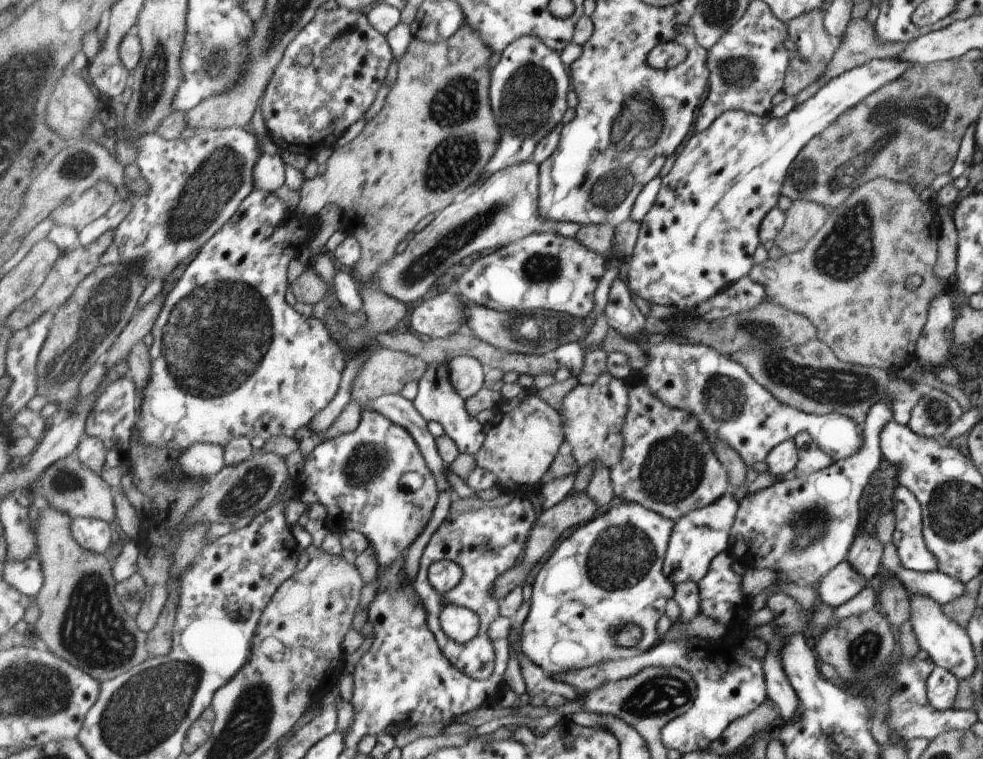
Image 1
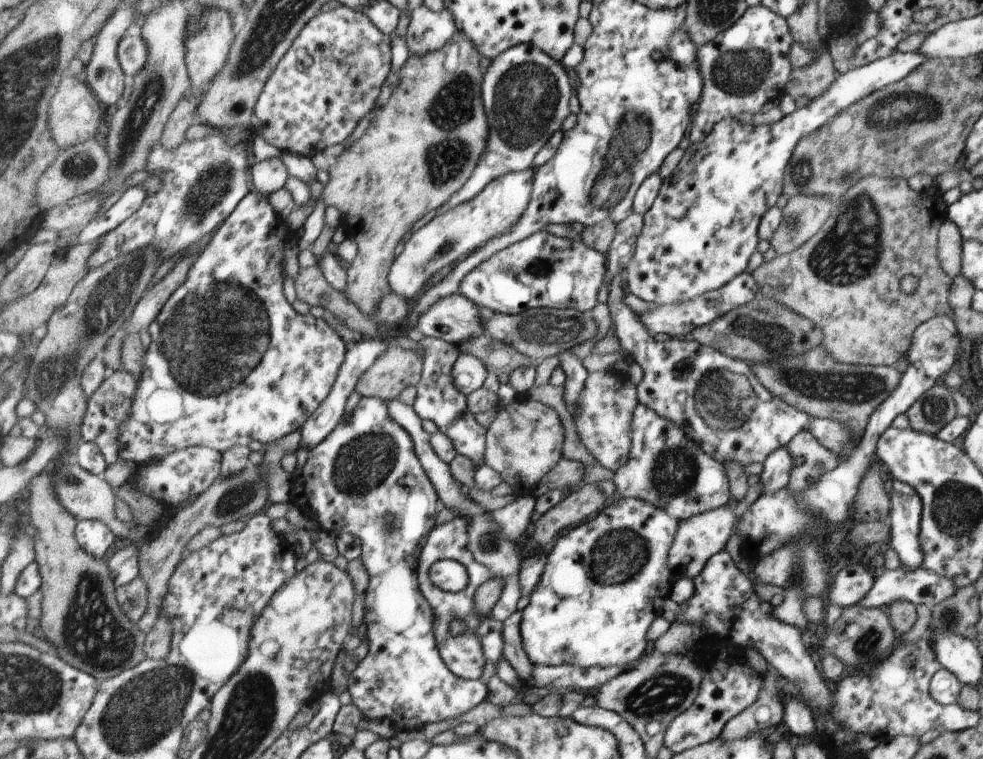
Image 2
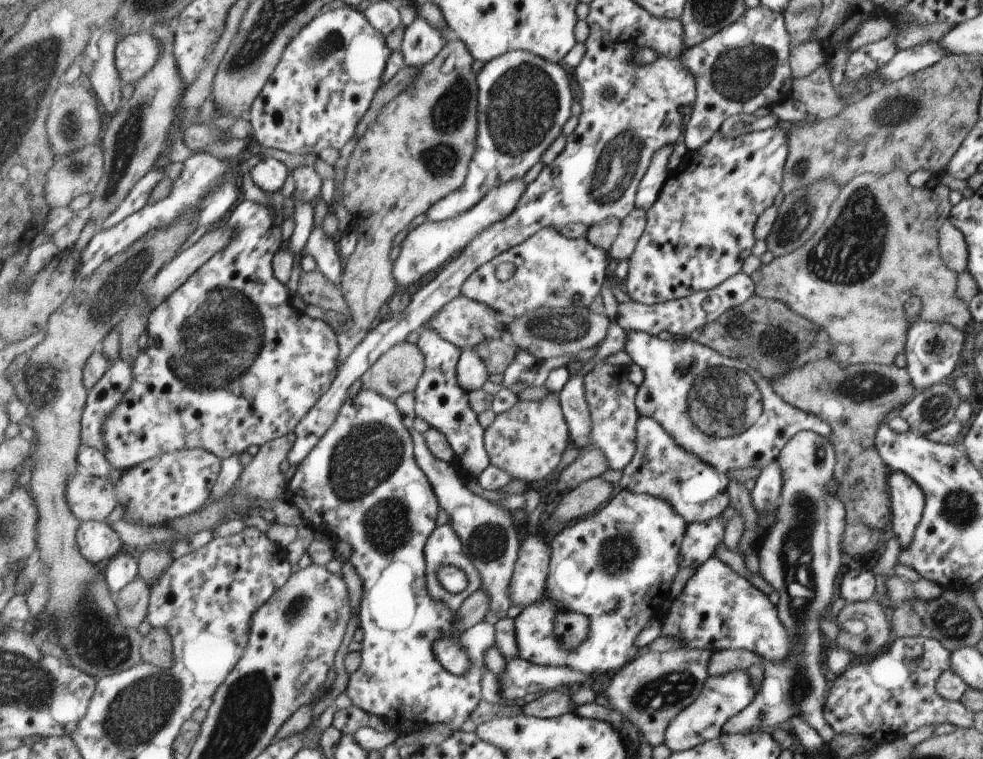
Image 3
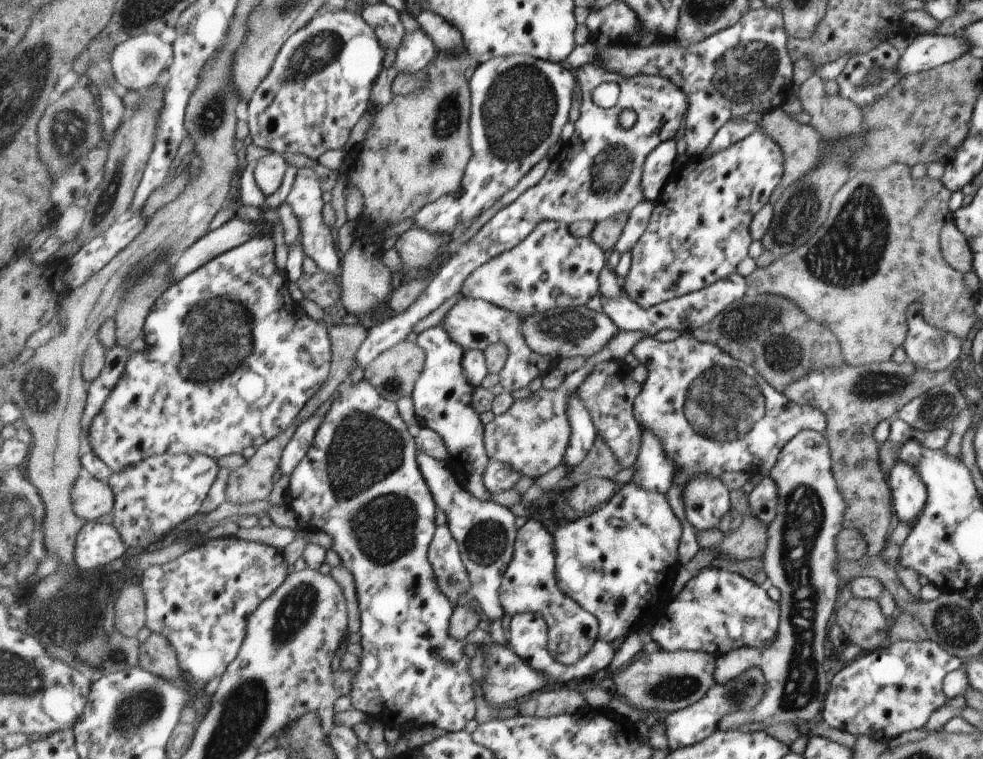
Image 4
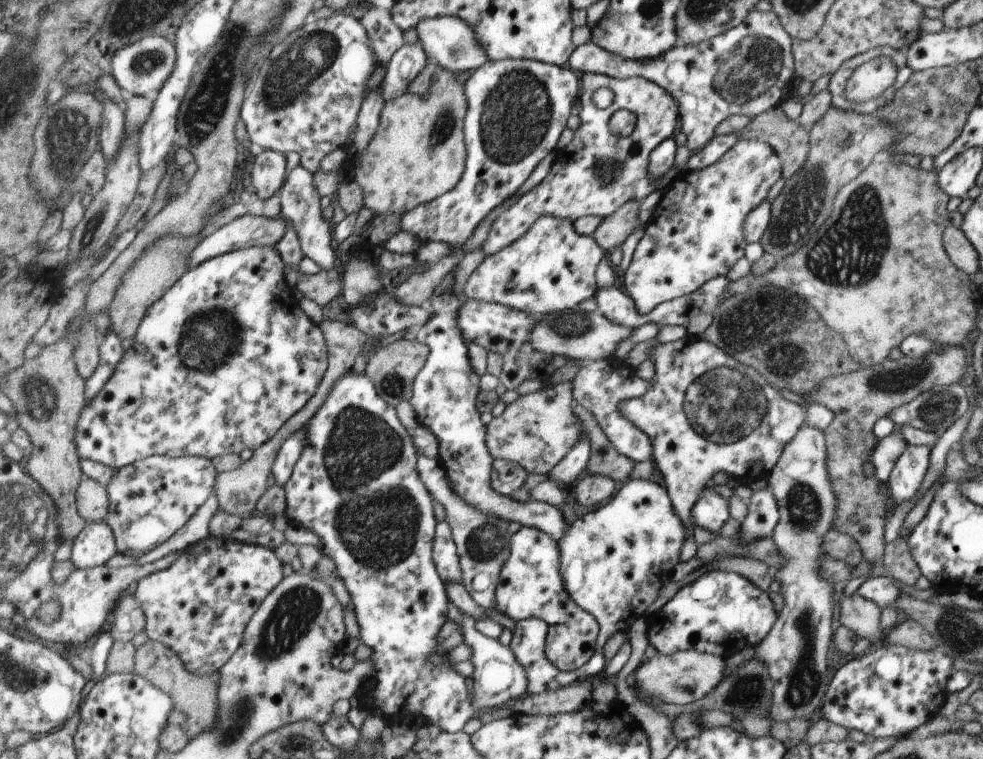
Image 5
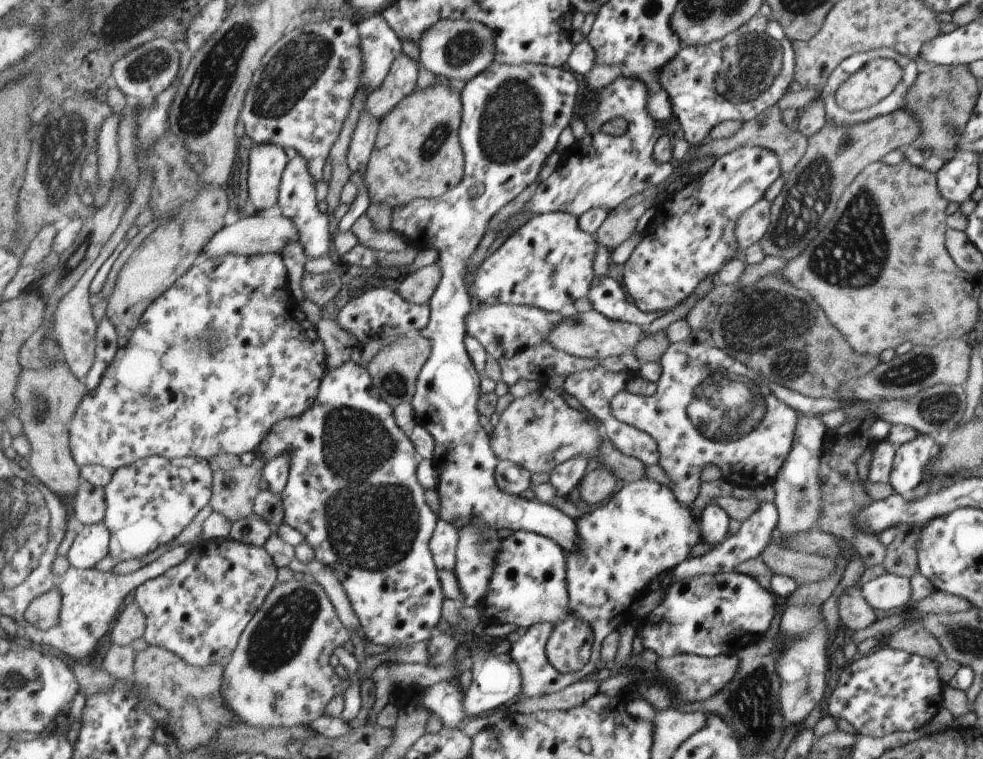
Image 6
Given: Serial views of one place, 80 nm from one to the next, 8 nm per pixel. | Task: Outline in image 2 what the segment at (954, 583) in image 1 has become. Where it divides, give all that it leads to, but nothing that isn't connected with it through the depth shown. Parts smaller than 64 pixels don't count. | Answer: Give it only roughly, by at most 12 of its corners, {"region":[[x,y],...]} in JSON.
{"region":[[886,570],[855,605],[893,601],[928,608],[950,597],[954,584],[934,572]]}

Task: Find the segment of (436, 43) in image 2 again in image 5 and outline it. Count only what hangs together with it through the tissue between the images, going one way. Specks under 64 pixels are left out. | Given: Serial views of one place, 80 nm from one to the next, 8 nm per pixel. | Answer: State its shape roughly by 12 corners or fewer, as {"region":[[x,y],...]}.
{"region":[[420,40],[394,54],[382,82],[385,105],[401,96],[428,58]]}

